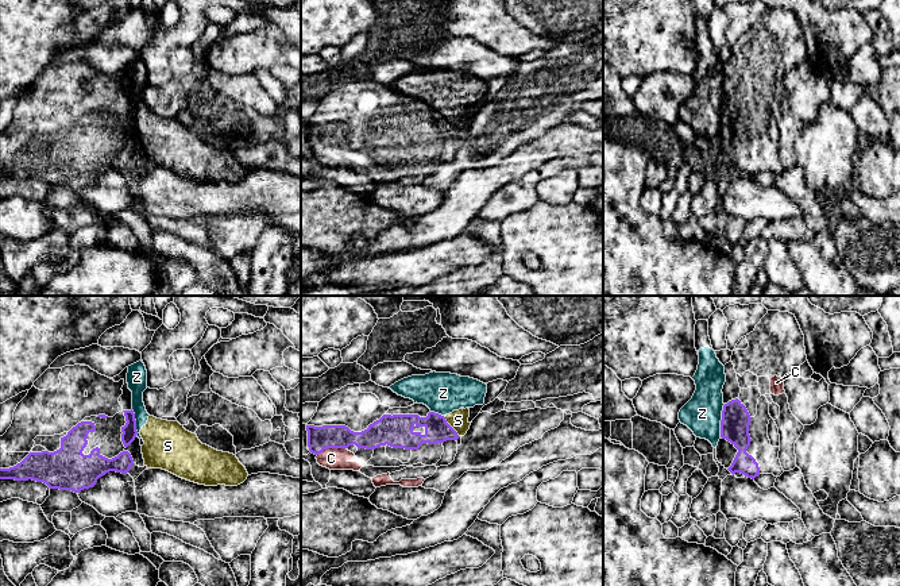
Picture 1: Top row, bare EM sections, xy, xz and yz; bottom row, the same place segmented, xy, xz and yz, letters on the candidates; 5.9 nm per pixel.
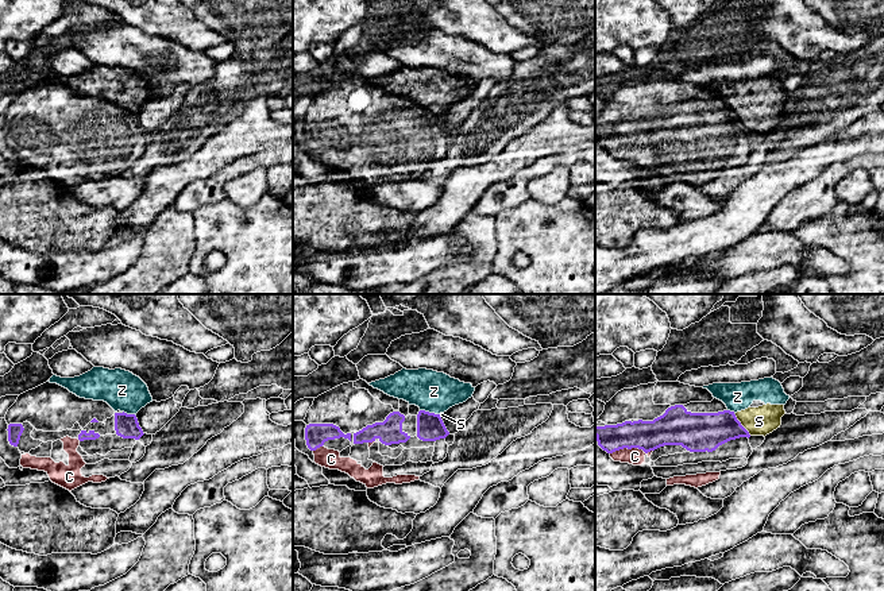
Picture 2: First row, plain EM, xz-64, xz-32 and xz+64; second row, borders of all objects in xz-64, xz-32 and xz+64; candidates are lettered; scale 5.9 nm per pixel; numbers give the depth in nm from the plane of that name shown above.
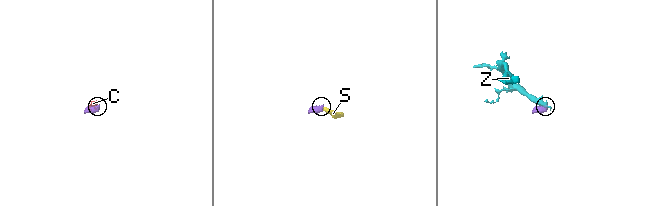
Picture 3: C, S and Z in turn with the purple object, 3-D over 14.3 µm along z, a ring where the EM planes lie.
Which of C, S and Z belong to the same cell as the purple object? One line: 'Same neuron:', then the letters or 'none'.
Same neuron: C

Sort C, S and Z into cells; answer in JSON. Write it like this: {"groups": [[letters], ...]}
{"groups": [["C"], ["S", "Z"]]}

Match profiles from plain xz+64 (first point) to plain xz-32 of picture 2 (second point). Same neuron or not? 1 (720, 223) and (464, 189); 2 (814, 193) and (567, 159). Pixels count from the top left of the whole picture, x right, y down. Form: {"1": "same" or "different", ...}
{"1": "same", "2": "same"}

